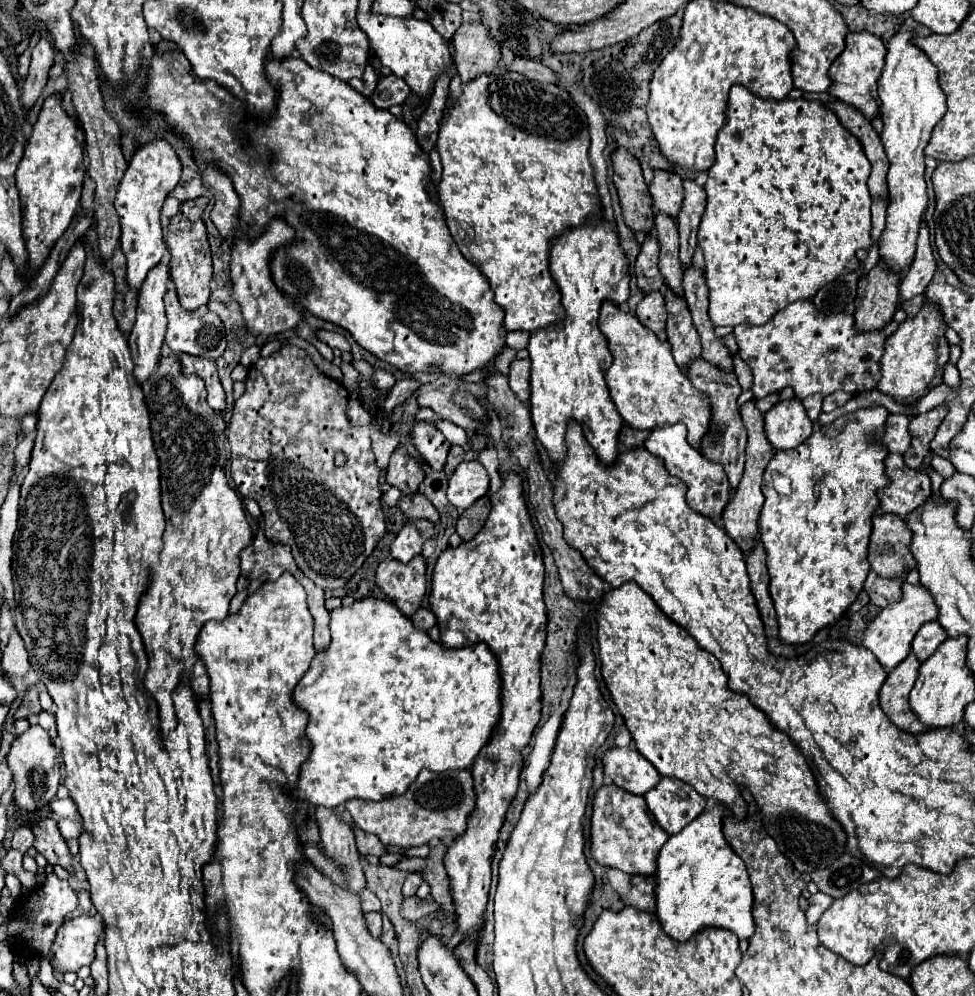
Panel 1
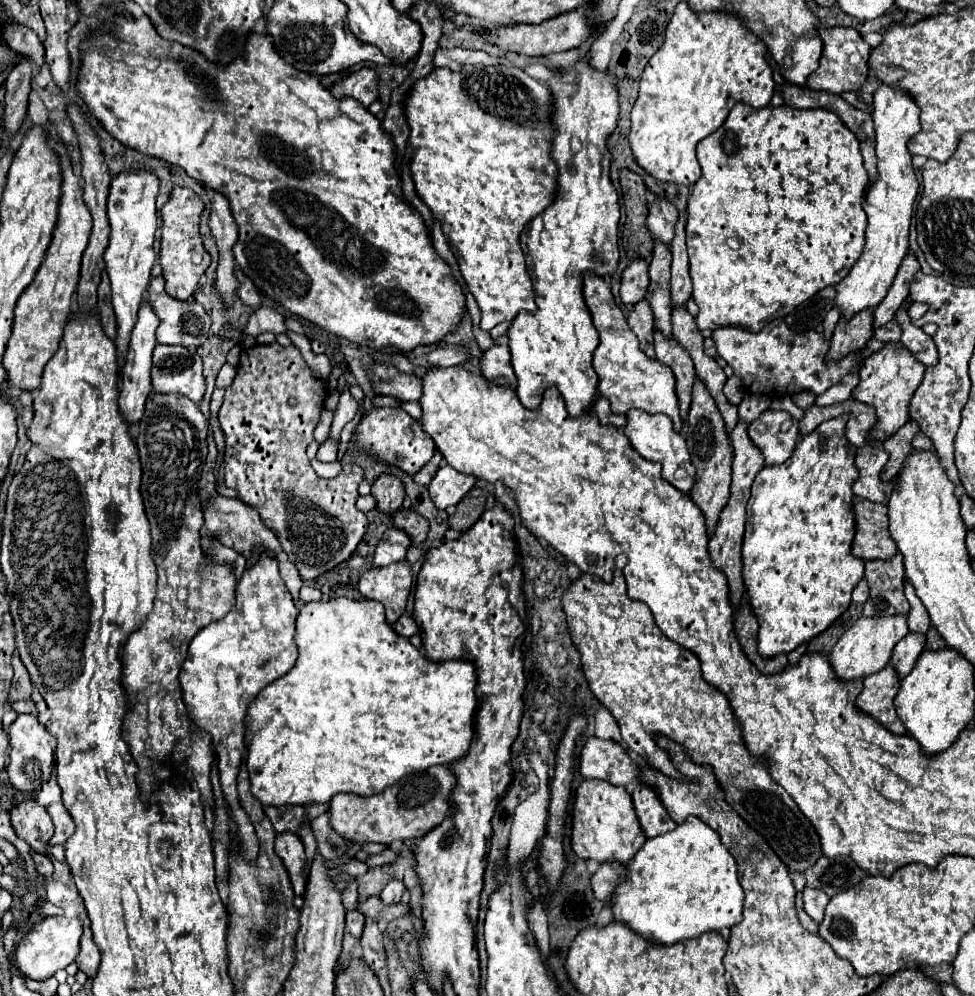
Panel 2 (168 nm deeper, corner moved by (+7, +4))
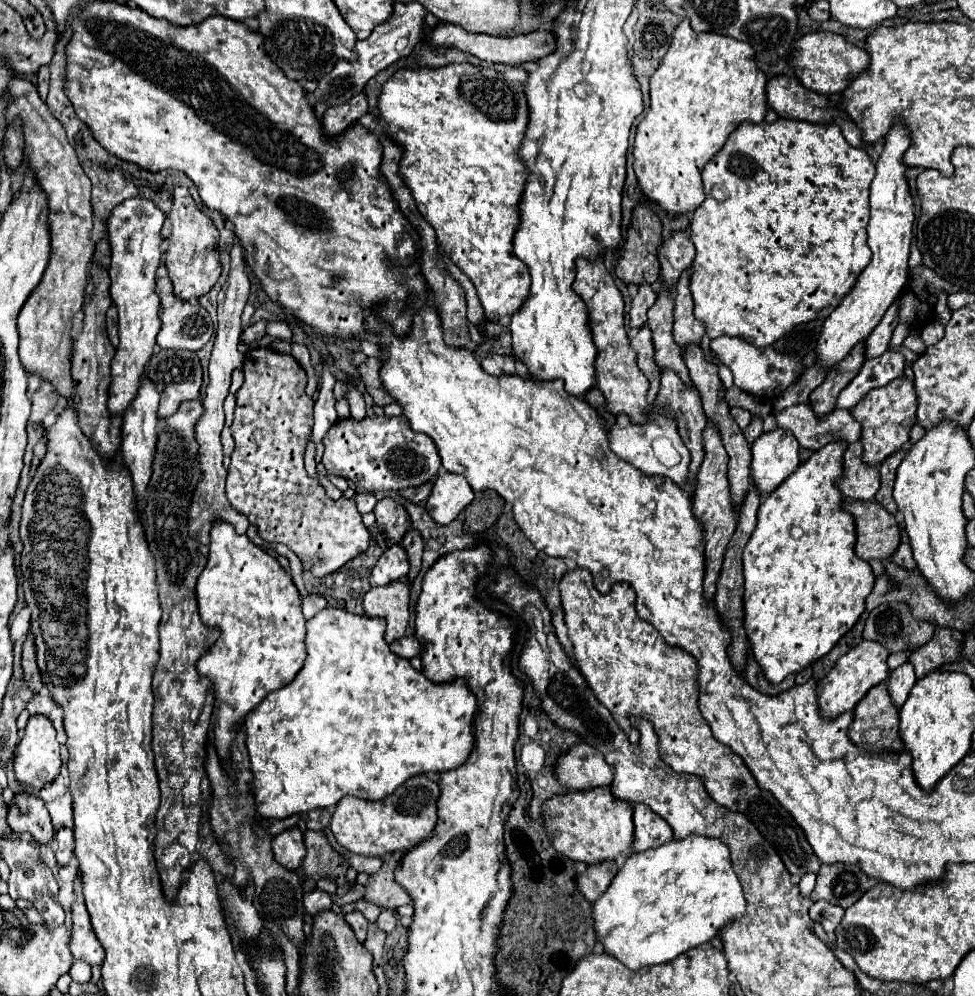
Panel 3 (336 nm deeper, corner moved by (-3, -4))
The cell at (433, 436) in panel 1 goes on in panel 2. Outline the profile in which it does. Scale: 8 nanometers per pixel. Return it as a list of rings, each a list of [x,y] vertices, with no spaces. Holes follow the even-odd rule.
[[[374,407],[370,409],[362,421],[356,425],[352,439],[348,443],[346,453],[370,453],[380,463],[392,465],[396,469],[402,469],[408,475],[414,475],[420,471],[434,455],[434,443],[432,437],[426,435],[416,419],[412,419],[404,409],[400,407]]]

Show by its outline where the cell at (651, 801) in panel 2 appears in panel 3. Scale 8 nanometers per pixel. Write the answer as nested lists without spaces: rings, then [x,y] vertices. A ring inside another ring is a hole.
[[[638,803],[634,805],[634,851],[648,851],[658,845],[670,843],[674,839],[674,833],[666,821],[662,821],[660,815],[654,815],[650,807]]]

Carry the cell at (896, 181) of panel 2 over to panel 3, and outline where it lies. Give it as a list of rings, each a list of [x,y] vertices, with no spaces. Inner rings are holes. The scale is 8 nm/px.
[[[896,119],[888,135],[884,137],[884,147],[882,147],[880,159],[876,161],[876,177],[870,185],[872,213],[868,223],[868,247],[872,249],[872,261],[860,273],[854,289],[842,299],[842,305],[838,305],[830,313],[816,345],[818,361],[824,363],[826,369],[842,361],[844,355],[850,353],[850,349],[858,341],[864,341],[868,335],[870,337],[866,339],[866,359],[880,357],[888,349],[892,331],[898,325],[898,301],[894,299],[902,293],[902,287],[906,285],[906,279],[908,279],[908,257],[910,257],[910,245],[914,237],[912,227],[916,217],[914,199],[906,179],[908,167],[902,161],[908,147],[910,147],[910,131],[908,127],[904,127],[902,119]]]

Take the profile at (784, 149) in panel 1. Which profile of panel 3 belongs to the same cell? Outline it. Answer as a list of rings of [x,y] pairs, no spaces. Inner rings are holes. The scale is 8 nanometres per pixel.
[[[778,119],[774,123],[740,123],[738,129],[730,135],[718,157],[702,169],[702,181],[706,199],[704,203],[692,213],[692,225],[690,225],[690,239],[696,247],[696,257],[692,263],[692,275],[690,275],[690,291],[694,297],[694,315],[706,325],[706,333],[710,339],[716,339],[720,335],[732,335],[742,337],[754,343],[756,347],[766,347],[778,341],[782,335],[790,333],[796,325],[828,317],[842,297],[854,287],[858,275],[866,269],[870,263],[870,247],[866,245],[866,225],[870,217],[868,207],[868,191],[870,183],[876,175],[876,167],[868,153],[864,149],[852,147],[838,125],[816,125],[806,121],[794,121],[794,119]]]

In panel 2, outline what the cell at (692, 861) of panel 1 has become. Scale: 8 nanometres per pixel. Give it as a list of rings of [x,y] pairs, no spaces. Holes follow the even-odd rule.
[[[688,817],[674,831],[646,839],[642,849],[626,865],[626,875],[622,875],[614,895],[610,897],[610,909],[614,921],[624,923],[642,939],[656,945],[672,945],[706,931],[716,931],[722,927],[730,929],[742,919],[742,899],[744,893],[738,883],[734,857],[720,843],[720,837],[712,827],[708,827],[698,817]]]

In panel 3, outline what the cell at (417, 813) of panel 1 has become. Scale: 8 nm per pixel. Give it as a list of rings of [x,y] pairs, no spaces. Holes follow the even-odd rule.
[[[424,775],[408,779],[390,797],[382,801],[362,801],[358,797],[344,797],[334,807],[330,829],[336,841],[352,853],[366,857],[382,857],[392,851],[408,851],[422,843],[436,827],[436,801],[440,795],[438,781]]]

